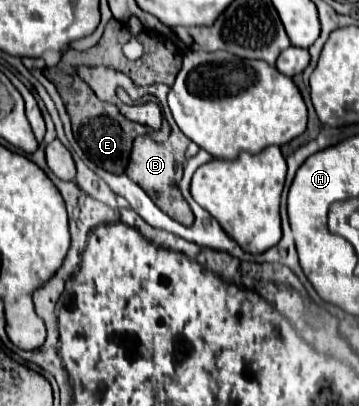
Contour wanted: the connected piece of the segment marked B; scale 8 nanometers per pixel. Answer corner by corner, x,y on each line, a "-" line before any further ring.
168,110
168,124
172,128
170,136
166,142
158,144
154,142
150,136
140,136
134,140
134,148
132,148
132,154
130,154
130,164
126,168
126,174
154,200
154,204
164,210
170,218
178,220
180,224
184,226
190,226
194,222
194,214
188,206
188,202
184,200
178,184
182,180
182,166
184,166
184,152
190,144
190,138
186,138
180,128
176,126
176,122
172,120
170,116
170,110

